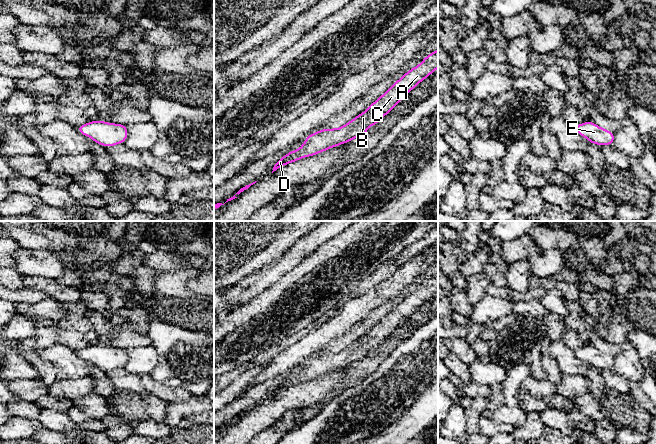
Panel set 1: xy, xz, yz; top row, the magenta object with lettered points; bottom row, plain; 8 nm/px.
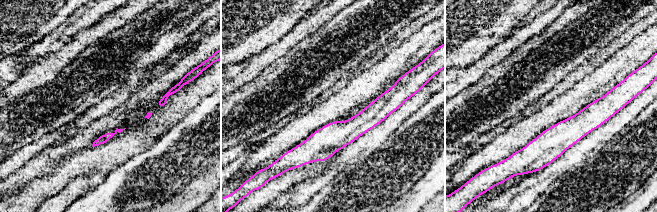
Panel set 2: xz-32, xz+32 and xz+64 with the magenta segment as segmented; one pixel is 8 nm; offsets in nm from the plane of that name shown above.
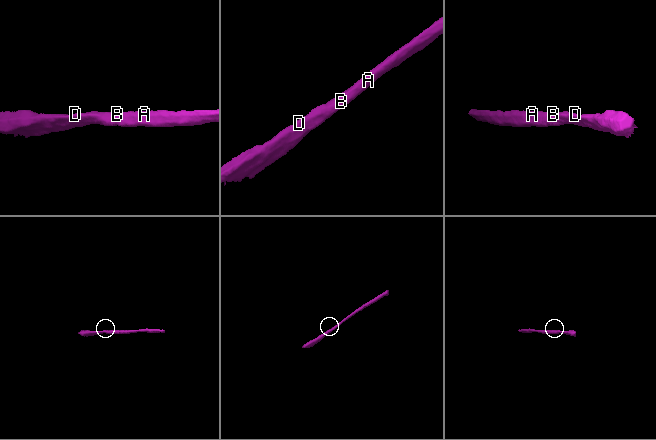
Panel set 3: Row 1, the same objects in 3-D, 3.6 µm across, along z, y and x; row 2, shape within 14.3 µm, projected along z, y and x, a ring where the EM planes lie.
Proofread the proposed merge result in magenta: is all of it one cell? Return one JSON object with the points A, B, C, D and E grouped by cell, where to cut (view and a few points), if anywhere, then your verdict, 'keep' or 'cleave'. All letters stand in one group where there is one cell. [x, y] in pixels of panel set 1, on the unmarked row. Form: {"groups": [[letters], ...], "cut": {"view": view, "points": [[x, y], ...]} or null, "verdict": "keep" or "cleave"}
{"groups": [["A", "B", "C", "D", "E"]], "cut": null, "verdict": "keep"}

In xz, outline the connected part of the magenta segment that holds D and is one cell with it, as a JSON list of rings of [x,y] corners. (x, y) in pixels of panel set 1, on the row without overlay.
[[[438,273],[427,279],[419,289],[406,296],[366,335],[354,341],[350,346],[337,353],[322,353],[306,360],[306,365],[298,374],[290,375],[284,381],[280,381],[272,397],[283,389],[304,381],[315,380],[321,375],[325,376],[367,357],[370,350],[378,348],[411,314],[427,303],[437,292]]]

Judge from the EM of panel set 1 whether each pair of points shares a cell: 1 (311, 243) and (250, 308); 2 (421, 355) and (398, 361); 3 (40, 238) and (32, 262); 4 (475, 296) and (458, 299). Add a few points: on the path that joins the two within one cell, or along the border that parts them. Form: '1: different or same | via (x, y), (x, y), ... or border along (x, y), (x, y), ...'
1: different | border along (293, 268), (255, 296)
2: same | via (415, 361), (404, 361)
3: different | border along (20, 248), (48, 249)
4: different | border along (463, 289), (466, 299), (472, 305)

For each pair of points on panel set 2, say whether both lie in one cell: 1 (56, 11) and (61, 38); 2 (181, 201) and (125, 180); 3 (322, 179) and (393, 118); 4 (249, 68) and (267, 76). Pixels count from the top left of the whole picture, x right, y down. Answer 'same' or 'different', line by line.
1: different
2: different
3: same
4: different

